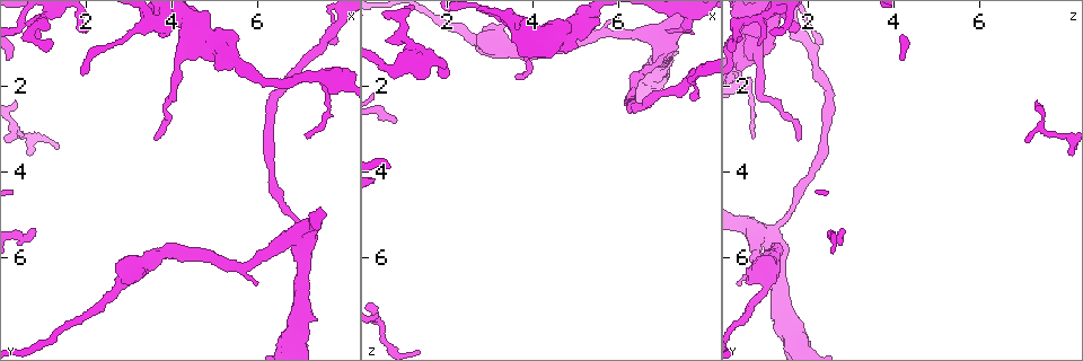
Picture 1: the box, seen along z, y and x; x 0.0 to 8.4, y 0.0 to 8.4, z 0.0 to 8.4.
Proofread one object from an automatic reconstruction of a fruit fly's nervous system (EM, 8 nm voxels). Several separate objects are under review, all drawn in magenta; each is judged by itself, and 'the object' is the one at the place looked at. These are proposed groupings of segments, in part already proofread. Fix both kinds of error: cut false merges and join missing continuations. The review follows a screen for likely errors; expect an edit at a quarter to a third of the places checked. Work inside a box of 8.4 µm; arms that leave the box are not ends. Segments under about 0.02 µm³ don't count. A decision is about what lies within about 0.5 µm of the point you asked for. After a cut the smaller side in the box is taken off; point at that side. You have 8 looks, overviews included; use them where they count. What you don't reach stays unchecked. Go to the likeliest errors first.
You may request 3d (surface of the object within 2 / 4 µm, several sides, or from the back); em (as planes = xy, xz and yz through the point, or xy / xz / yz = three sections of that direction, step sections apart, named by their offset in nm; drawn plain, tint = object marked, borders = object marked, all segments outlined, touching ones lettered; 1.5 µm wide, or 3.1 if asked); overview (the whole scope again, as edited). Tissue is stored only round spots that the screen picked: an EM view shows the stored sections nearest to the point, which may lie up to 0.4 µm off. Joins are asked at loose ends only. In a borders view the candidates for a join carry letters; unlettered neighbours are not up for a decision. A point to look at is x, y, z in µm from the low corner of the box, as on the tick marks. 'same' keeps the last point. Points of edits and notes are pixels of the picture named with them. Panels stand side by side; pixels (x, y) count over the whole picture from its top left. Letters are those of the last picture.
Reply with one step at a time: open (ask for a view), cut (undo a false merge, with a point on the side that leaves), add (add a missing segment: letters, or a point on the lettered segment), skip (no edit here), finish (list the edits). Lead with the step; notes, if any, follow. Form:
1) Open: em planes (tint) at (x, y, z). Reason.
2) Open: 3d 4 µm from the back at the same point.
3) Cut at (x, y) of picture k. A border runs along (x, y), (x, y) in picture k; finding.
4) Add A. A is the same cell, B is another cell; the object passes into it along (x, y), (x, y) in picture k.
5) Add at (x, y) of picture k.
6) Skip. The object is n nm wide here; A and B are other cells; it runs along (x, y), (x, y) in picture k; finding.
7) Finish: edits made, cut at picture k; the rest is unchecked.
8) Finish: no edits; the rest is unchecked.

Open: 3d 4 µm at (7.10, 5.45, 1.10). Four-way junction.

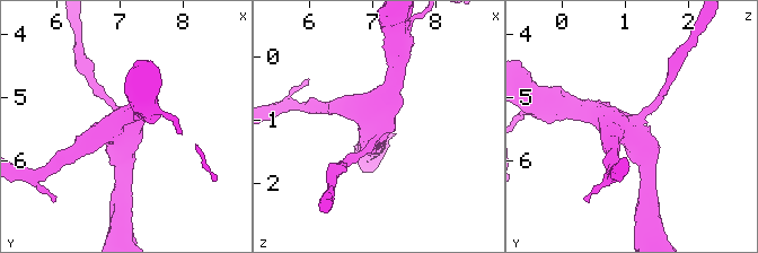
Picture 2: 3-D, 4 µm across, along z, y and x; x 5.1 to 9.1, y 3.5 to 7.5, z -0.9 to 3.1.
Open: em xy step 8 (tint) at (7.10, 5.50, 1.15). Need the tissue.

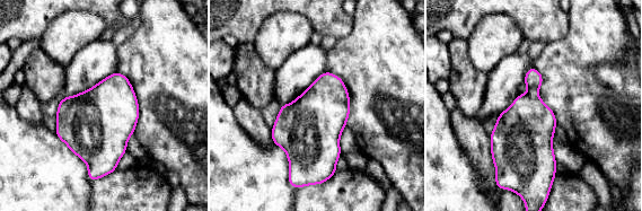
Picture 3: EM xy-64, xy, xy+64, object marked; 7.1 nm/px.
Open: em xy step 8 (borders) at the same point. What lies round it.

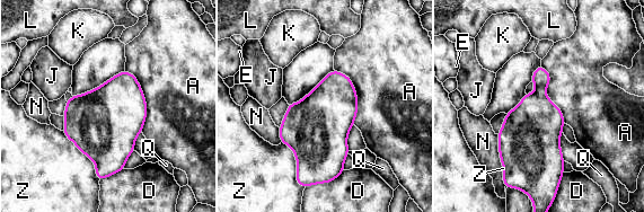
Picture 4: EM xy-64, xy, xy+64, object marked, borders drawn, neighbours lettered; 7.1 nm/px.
Skip. The object is 380 nm wide here; A, D, E, J, K, L, N, Q and Z are other cells; a border runs along (125, 70), (144, 98), (142, 131) in picture 4; continuous, no second neuron.

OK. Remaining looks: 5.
Open: 3d 4 µm from the back at (7.15, 3.20, 0.70). Thin end.

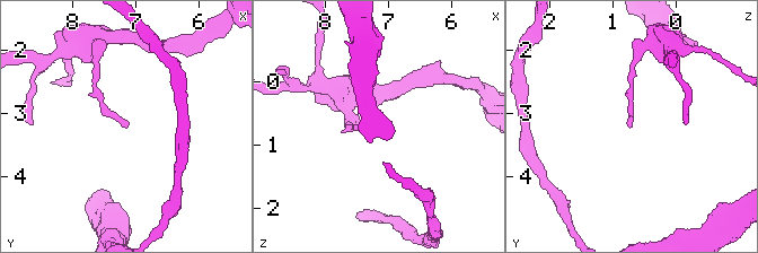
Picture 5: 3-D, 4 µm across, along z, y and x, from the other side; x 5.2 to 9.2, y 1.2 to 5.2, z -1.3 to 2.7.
Open: em planes (borders) at (7.15, 3.20, 0.70). Need the tissue.

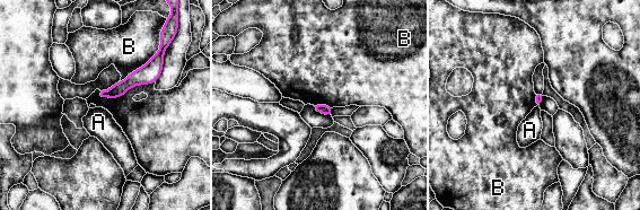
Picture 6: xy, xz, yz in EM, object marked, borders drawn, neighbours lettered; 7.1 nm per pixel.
Skip. The longest contact is with B, 420 nm; A and B are other cells; a border runs along (155, 81), (112, 98), (99, 95) in picture 6; none of them fits.

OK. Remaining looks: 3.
Open: 3d 2 µm from the back at (3.60, 3.20, 1.75).

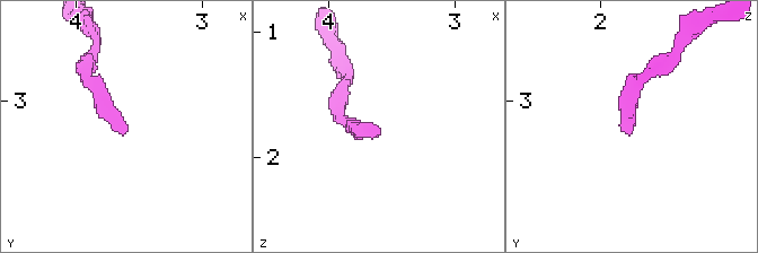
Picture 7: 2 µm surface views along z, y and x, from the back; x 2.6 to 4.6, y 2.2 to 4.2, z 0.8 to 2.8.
Open: em xz step 8 (borders) at (3.62, 3.24, 1.76).

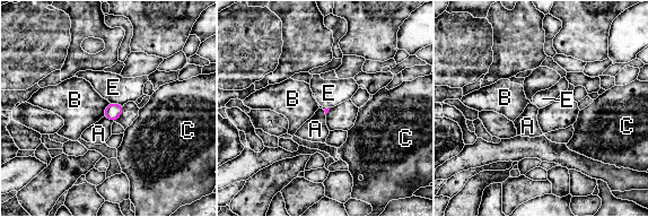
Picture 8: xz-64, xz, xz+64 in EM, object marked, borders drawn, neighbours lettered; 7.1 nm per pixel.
Open: em planes (borders) at the same point. Cut it another way.

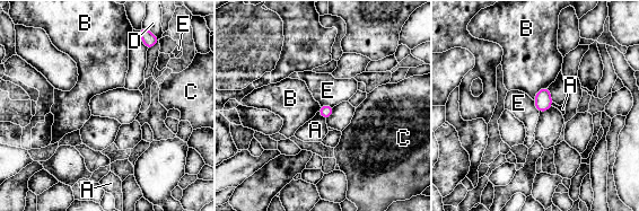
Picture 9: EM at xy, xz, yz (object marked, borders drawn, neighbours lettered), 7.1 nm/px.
Skip. The object is 90 nm wide here; A, B, C, D and E are other cells; a border runs along (333, 105), (321, 106) in picture 9; none of them fits.

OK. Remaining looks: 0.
Finish: no edits; the rest is unchecked.

